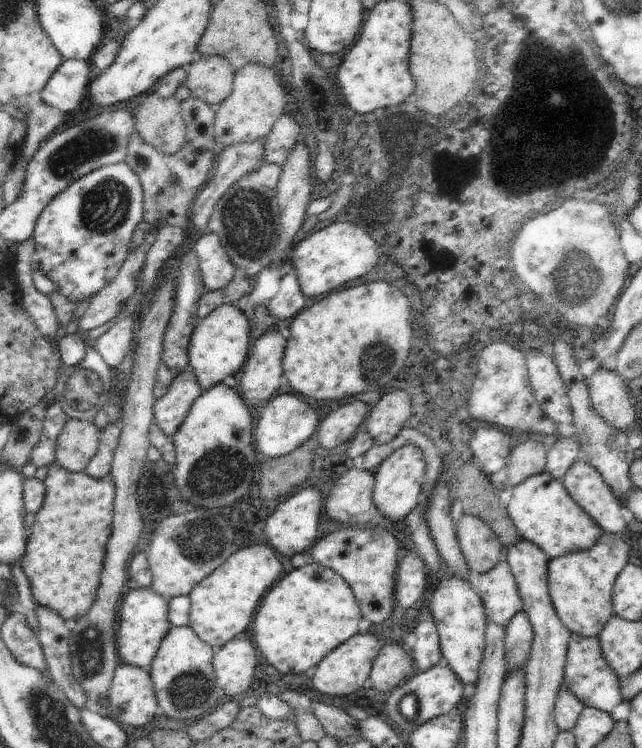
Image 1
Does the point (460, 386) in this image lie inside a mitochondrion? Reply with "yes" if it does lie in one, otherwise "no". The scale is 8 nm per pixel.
yes

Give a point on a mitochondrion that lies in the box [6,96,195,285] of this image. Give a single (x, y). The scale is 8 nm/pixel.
(105, 208)

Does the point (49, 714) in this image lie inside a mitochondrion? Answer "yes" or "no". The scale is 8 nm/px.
yes

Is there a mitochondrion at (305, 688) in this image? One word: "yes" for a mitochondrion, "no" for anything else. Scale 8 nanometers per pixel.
no

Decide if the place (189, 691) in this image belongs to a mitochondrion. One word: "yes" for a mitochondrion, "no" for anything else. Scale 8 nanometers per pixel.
yes

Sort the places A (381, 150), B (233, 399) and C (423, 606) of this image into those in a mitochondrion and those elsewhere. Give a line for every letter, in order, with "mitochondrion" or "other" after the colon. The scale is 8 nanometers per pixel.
A: mitochondrion
B: other
C: other

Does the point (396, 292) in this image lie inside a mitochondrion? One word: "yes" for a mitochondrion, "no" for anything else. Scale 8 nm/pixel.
no

